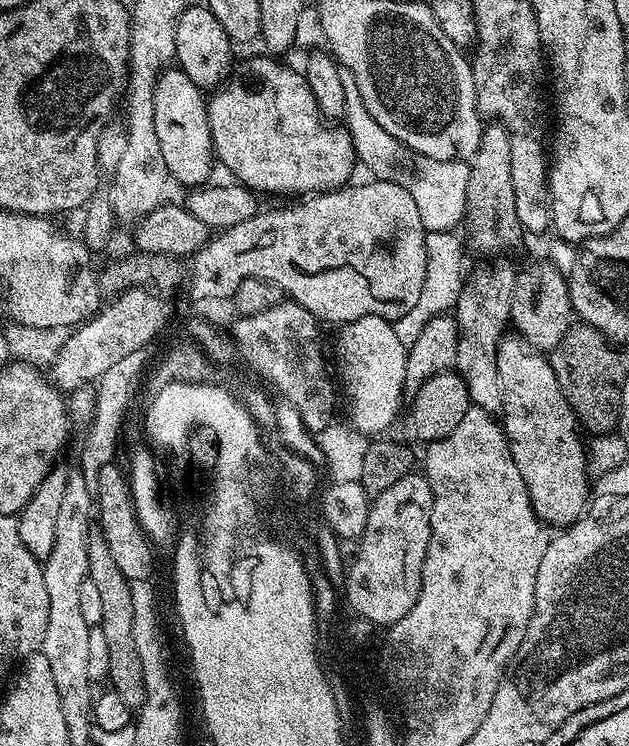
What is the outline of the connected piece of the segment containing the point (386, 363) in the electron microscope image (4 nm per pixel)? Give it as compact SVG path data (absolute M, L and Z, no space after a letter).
M363 316L341 325L337 332L336 362L346 394L347 419L356 431L366 436L379 435L395 416L400 390L405 387L406 346L396 336L393 325L382 316Z

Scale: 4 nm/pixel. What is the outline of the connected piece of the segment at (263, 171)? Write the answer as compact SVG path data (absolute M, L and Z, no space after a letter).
M267 54L259 55L249 62L244 81L225 83L207 97L208 121L212 131L215 159L219 163L221 160L244 187L262 194L263 192L319 194L347 185L353 179L352 167L357 167L358 164L353 133L343 132L340 128L327 128L324 125L325 117L316 104L312 86L303 71L295 72L290 65L280 64L284 62L279 59Z

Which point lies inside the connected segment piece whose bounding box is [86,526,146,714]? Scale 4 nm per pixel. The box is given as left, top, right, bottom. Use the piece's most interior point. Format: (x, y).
(115, 627)

